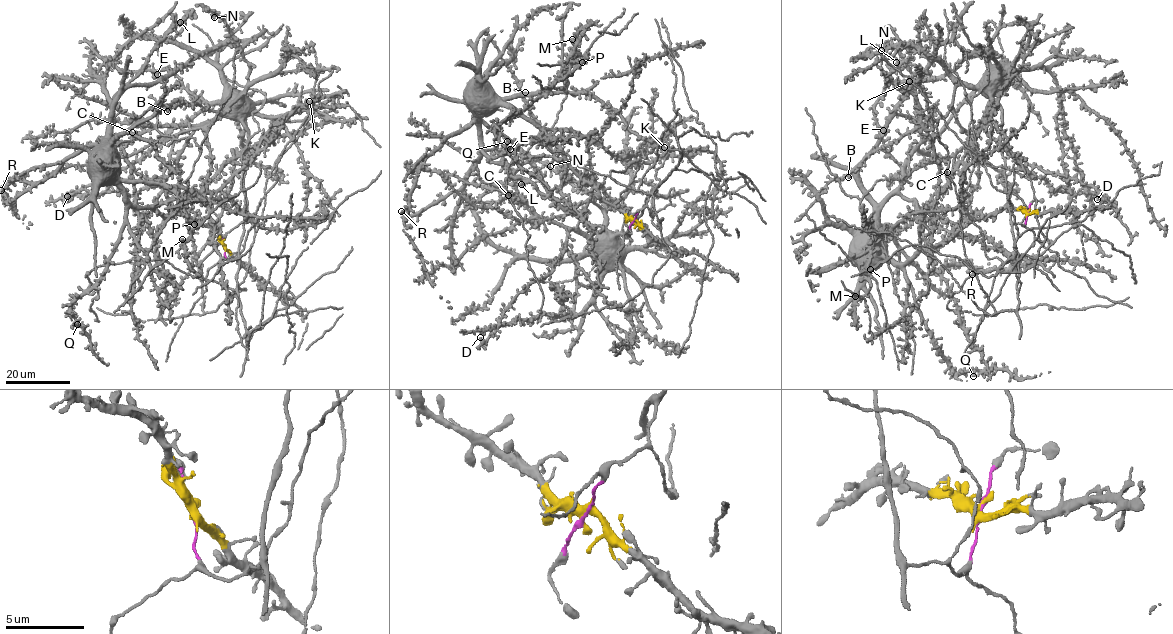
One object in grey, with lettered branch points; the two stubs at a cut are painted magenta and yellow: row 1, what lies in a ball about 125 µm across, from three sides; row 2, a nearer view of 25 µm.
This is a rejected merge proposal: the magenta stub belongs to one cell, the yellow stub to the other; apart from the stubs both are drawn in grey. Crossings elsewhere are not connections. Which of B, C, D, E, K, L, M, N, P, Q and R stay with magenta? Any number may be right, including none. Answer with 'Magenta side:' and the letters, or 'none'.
Magenta side: B, C, D, N

